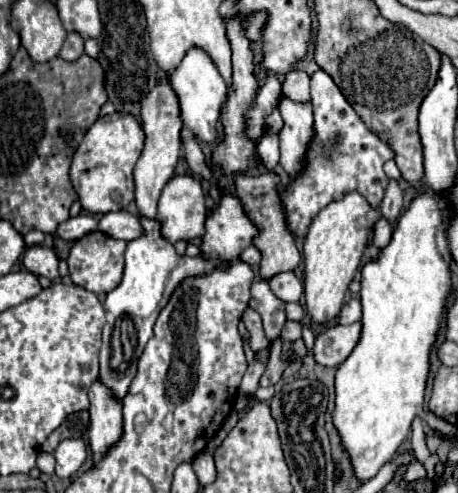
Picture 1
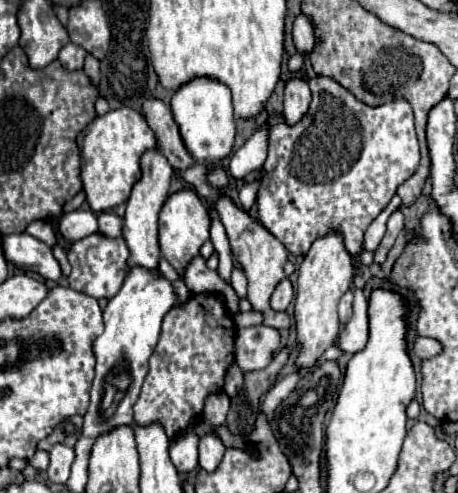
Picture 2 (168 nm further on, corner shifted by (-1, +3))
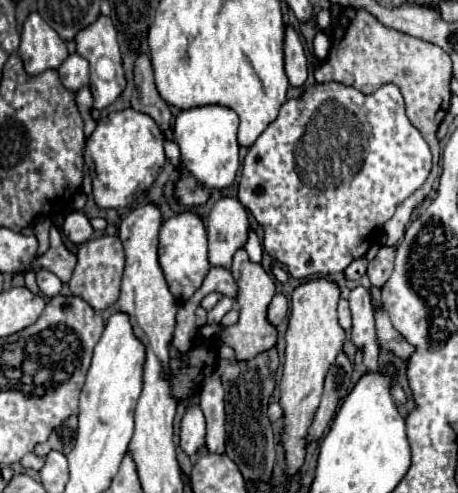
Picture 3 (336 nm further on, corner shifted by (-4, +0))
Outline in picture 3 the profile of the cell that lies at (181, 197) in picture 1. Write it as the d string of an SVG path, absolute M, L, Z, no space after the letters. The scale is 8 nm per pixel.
M195 213L175 215L161 225L161 231L159 231L159 265L163 269L163 275L167 279L171 295L179 303L185 303L201 287L211 265L207 261L207 233L205 233L203 221Z

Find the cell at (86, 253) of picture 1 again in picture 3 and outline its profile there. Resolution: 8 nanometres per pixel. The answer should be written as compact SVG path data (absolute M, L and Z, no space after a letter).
M105 235L105 237L99 237L99 239L87 241L79 247L77 267L75 267L73 277L69 281L69 289L71 289L73 295L77 295L85 303L89 303L95 311L107 309L119 297L123 267L125 267L125 253L123 253L123 245L121 245L117 235L113 235L113 237Z

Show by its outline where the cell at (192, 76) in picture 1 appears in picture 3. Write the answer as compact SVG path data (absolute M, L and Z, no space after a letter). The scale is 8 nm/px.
M219 105L195 107L179 113L173 127L173 139L181 149L181 169L175 181L173 197L181 205L201 207L209 201L213 193L219 193L233 185L239 169L237 125L239 125L237 113Z

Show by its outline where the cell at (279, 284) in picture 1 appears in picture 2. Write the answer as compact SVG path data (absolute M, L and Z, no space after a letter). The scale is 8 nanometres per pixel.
M284 278L284 280L276 286L276 290L274 290L274 294L272 294L272 298L270 298L270 306L272 306L272 310L286 310L292 300L294 300L292 282L290 282L288 278Z

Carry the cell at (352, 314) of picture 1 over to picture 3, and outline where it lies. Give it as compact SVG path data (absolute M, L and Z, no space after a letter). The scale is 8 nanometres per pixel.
M341 299L341 301L339 301L337 315L339 315L339 325L341 325L345 331L349 331L349 329L351 329L351 313L349 313L349 303L347 303L347 299Z

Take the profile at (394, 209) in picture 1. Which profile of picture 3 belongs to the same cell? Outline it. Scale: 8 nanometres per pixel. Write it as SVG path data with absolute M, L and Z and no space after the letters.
M383 245L379 255L373 261L369 261L369 267L367 267L371 287L381 289L387 283L389 273L393 271L393 261L395 261L395 249L389 249L387 245Z

